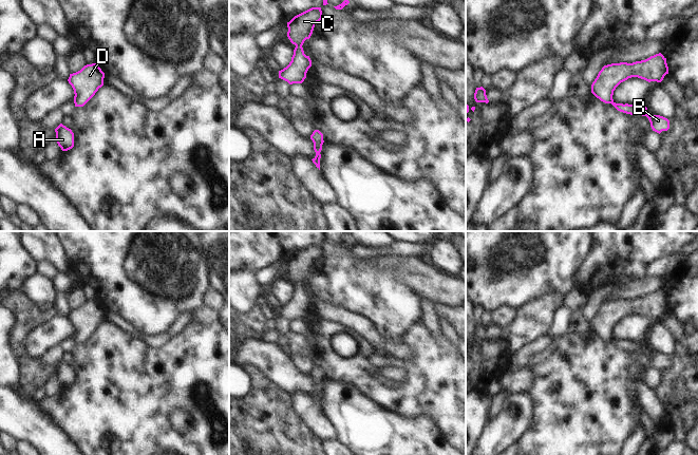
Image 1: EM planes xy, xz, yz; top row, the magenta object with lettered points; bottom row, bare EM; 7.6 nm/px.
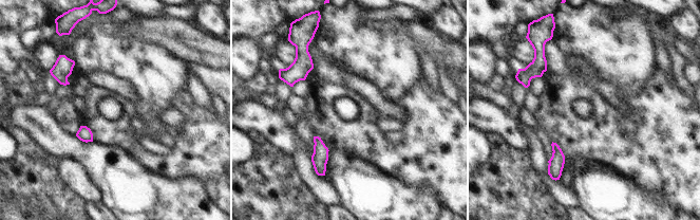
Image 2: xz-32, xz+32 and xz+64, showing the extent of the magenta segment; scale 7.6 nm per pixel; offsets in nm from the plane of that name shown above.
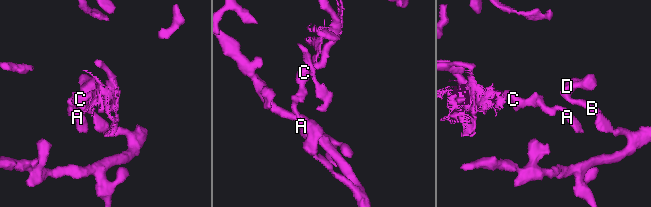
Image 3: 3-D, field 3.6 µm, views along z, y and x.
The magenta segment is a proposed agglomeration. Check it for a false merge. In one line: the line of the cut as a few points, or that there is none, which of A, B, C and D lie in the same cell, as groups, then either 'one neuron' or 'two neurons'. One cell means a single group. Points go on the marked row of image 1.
cut none; groups A B C D; one neuron

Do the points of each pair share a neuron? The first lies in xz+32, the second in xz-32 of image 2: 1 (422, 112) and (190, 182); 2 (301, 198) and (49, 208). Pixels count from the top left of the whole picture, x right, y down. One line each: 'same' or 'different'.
1: different
2: different

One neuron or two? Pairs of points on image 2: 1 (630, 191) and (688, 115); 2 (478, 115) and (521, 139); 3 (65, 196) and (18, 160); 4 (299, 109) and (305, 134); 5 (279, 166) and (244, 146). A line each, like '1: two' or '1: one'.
1: two
2: one
3: one
4: one
5: two

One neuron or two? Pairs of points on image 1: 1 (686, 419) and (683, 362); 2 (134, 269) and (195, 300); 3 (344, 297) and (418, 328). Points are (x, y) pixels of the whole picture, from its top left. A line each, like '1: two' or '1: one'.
1: one
2: one
3: two

